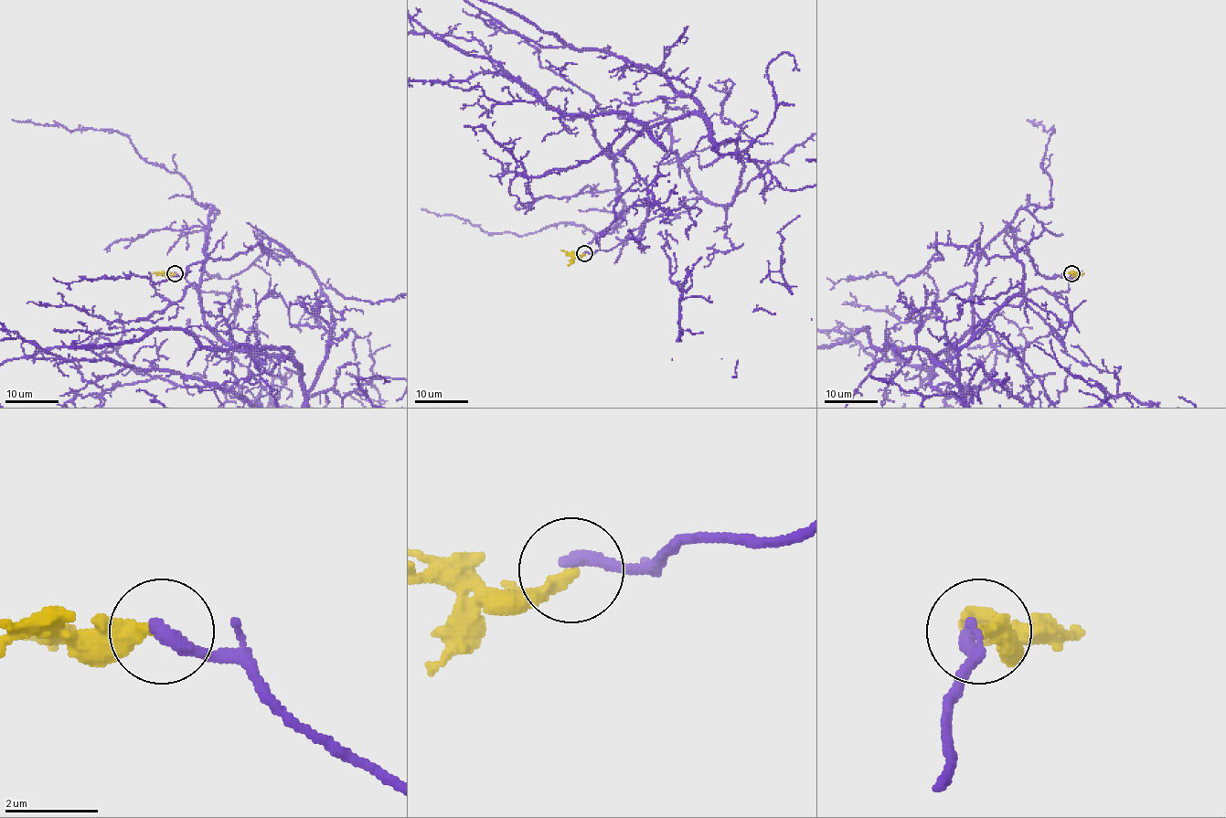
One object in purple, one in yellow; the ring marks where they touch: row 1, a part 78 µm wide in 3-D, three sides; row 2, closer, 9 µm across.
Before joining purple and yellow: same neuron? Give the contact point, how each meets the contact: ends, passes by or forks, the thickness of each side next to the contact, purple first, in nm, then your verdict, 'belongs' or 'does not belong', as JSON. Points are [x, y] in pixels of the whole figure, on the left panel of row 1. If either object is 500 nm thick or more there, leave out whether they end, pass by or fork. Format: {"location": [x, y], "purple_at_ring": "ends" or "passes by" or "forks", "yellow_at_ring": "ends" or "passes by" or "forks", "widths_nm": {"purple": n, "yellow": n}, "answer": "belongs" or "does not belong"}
{"location": [175, 273], "purple_at_ring": "ends", "yellow_at_ring": "ends", "widths_nm": {"purple": 320, "yellow": 280}, "answer": "does not belong"}

